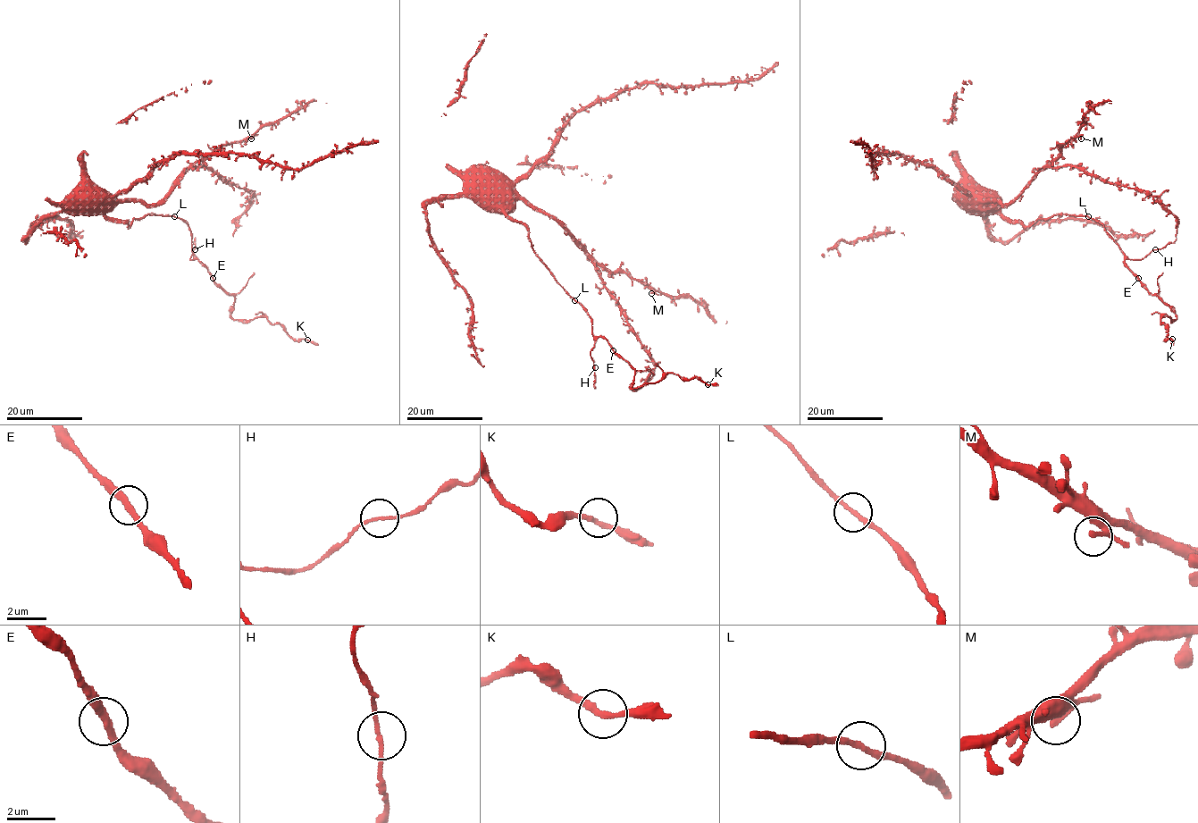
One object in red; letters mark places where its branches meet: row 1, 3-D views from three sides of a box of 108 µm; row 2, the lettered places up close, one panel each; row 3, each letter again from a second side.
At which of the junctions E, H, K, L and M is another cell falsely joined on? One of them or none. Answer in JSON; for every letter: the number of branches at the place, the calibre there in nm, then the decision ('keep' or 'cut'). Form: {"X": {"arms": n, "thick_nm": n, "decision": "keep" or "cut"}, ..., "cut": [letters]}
{"E": {"arms": 2, "thick_nm": 300, "decision": "keep"}, "H": {"arms": 2, "thick_nm": 150, "decision": "keep"}, "K": {"arms": 2, "thick_nm": 260, "decision": "keep"}, "L": {"arms": 2, "thick_nm": 240, "decision": "keep"}, "M": {"arms": 2, "thick_nm": 200, "decision": "keep"}, "cut": []}

